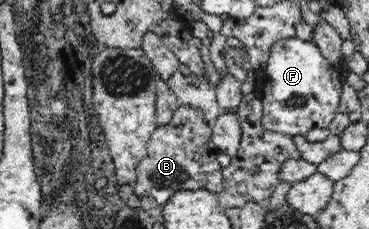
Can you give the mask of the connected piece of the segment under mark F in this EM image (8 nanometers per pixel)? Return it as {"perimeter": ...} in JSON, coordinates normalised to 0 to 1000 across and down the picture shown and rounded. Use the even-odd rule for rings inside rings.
{"perimeter":[[[813,162],[753,175],[737,197],[726,271],[718,284],[718,376],[705,384],[699,402],[713,454],[710,559],[732,576],[783,585],[789,598],[827,594],[851,559],[889,559],[889,541],[905,524],[905,507],[919,489],[924,380],[911,367],[916,367],[916,349],[930,349],[930,341],[916,336],[916,314],[905,314],[911,297],[878,253],[856,188],[818,175]]]}

